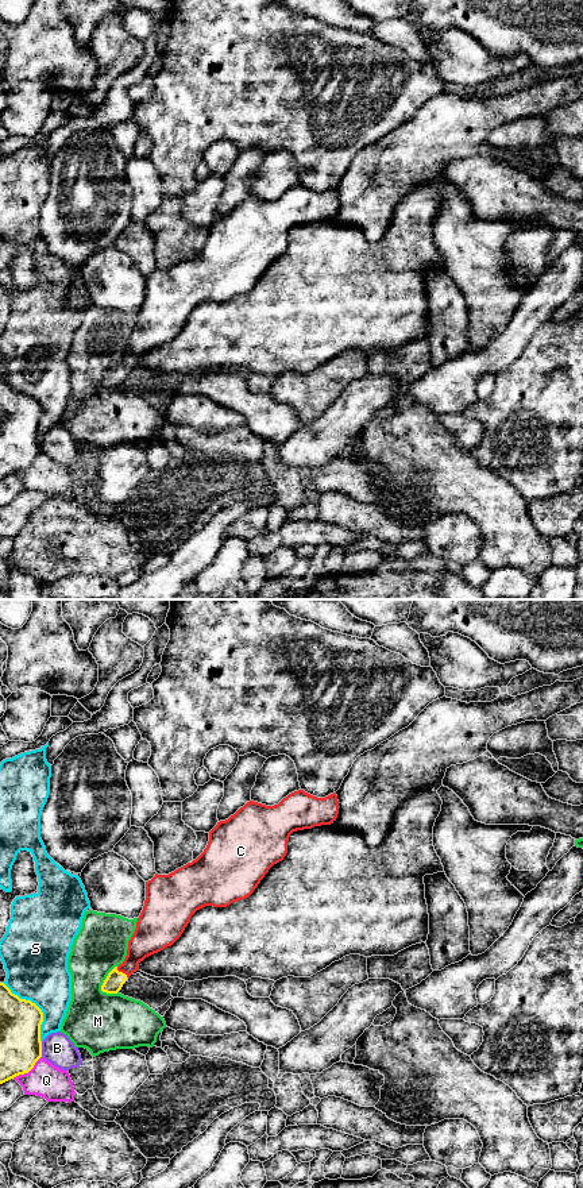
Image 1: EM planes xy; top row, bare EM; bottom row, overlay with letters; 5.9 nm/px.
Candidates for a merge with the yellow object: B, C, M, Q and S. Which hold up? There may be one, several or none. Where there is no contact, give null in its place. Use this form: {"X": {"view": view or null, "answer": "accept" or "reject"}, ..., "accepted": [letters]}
{"B": {"view": "xy", "answer": "reject"}, "C": {"view": "xy", "answer": "accept"}, "M": {"view": "xy", "answer": "reject"}, "Q": {"view": "xy", "answer": "reject"}, "S": {"view": "xy", "answer": "reject"}, "accepted": ["C"]}

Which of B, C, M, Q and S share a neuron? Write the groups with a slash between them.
B / C / M / Q / S

